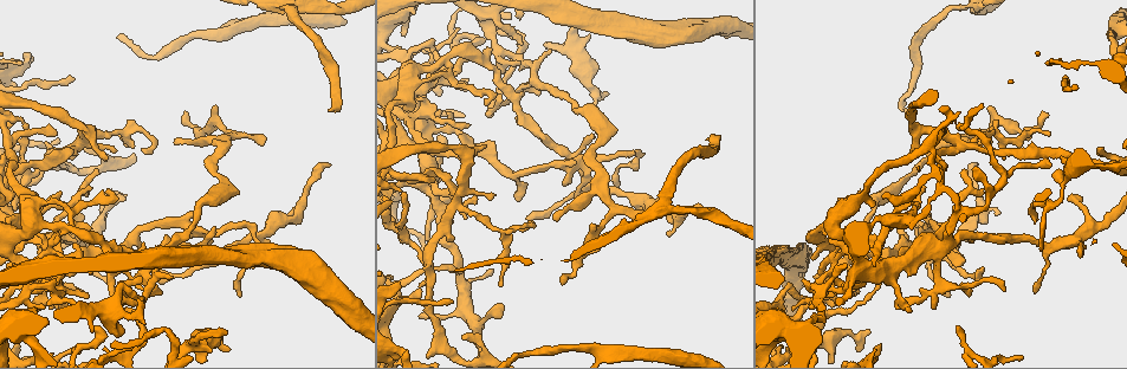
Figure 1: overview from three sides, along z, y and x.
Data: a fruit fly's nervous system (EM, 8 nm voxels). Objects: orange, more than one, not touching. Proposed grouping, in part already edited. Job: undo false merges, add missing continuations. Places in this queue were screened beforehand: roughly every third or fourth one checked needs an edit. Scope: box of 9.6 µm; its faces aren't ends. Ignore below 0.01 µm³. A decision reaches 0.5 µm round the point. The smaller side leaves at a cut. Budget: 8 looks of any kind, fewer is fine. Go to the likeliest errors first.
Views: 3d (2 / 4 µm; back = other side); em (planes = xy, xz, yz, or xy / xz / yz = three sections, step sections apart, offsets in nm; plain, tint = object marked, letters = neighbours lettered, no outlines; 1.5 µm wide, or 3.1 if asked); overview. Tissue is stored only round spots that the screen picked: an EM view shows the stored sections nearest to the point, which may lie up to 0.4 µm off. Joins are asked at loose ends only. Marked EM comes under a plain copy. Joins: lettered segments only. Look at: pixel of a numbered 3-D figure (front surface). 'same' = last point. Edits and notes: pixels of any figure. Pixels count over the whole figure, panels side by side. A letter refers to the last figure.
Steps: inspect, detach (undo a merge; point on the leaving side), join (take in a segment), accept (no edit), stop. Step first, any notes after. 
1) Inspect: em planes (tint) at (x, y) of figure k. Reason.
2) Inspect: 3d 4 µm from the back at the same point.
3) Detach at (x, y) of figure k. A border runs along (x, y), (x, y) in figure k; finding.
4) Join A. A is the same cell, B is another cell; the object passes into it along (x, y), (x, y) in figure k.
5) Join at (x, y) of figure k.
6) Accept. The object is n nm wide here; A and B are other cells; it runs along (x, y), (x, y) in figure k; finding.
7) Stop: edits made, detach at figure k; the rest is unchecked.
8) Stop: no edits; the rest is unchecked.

Inspect: 3d 4 µm at (336, 109) of figure 1. End of a long branch.

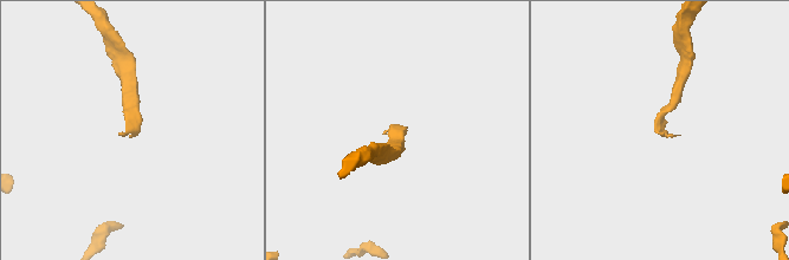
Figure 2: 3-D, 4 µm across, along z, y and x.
Inspect: em yz step 4 (letters) at (136, 132) of figure 2.

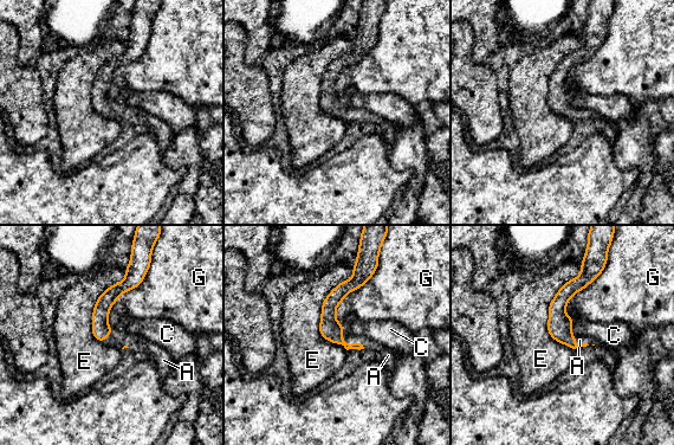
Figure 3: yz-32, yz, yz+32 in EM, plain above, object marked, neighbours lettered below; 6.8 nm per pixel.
Join at (368, 343) of figure 3. The longest contact is with E, 550 nm; A is the same cell, C, E and G are other cells; the object passes into it along (330, 328), (351, 343), (368, 343) in figure 3; the cell continues.

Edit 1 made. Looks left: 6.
Inspect: em planes (tint) at (78, 147) of figure 1. Side arm on a straight run.

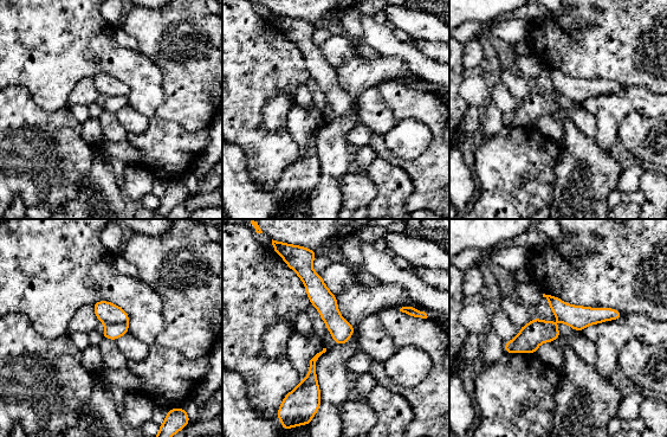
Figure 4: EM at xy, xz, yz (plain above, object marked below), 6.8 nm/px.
Inspect: em planes (letters) at the same point.

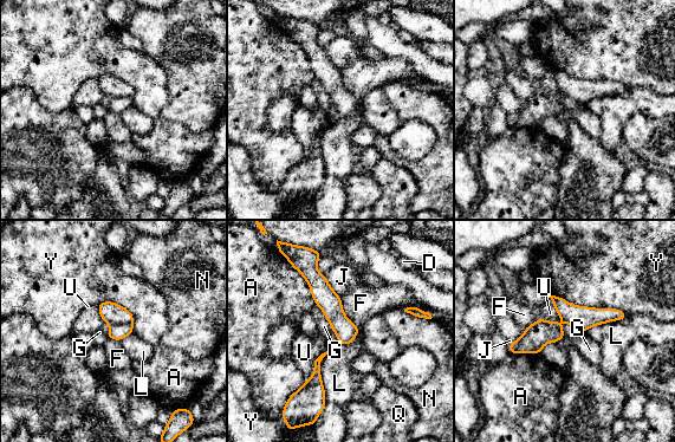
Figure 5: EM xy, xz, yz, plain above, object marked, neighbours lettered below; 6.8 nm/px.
Accept. A, D, F, G, J, L, N, Q, U and Y are other cells; continuous, no second cell.

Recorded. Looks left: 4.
Inspect: overview. See it whole again.

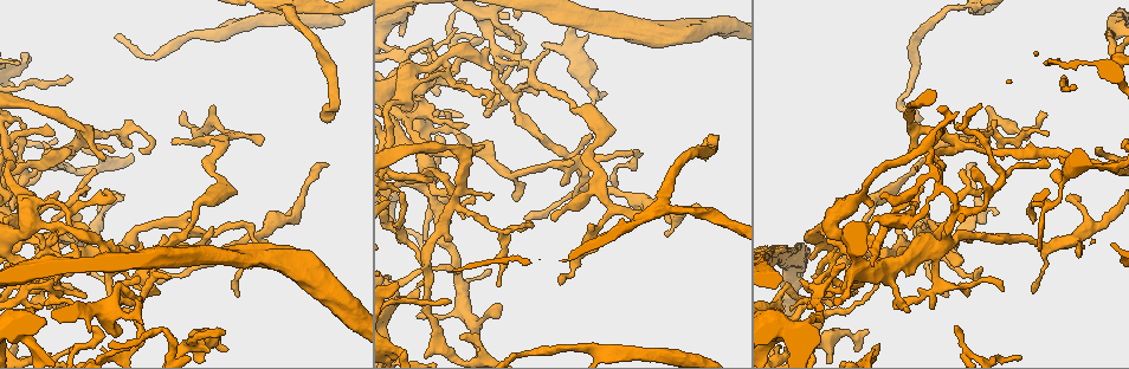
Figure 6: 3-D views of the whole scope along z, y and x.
Inspect: em xz step 8 (letters) at (134, 299) of figure 6. Free end.

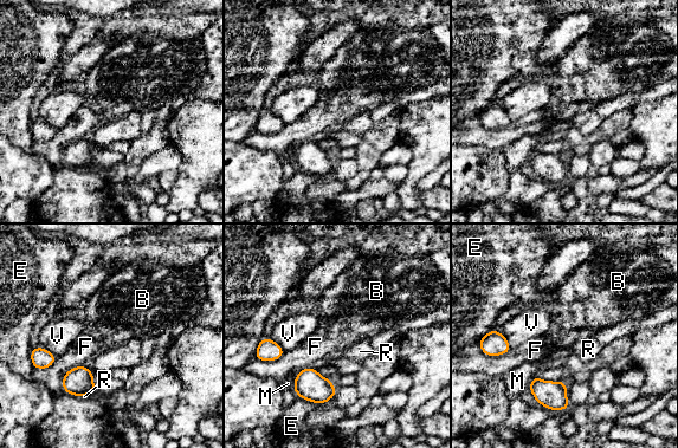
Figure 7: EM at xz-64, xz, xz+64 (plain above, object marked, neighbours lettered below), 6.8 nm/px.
Accept. The longest contact is with F, 220 nm; B, E, F, M, R and V are other cells; no lettered segment goes on from it.

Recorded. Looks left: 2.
Stop: edits made, join at figure 3; the rest is unchecked.

